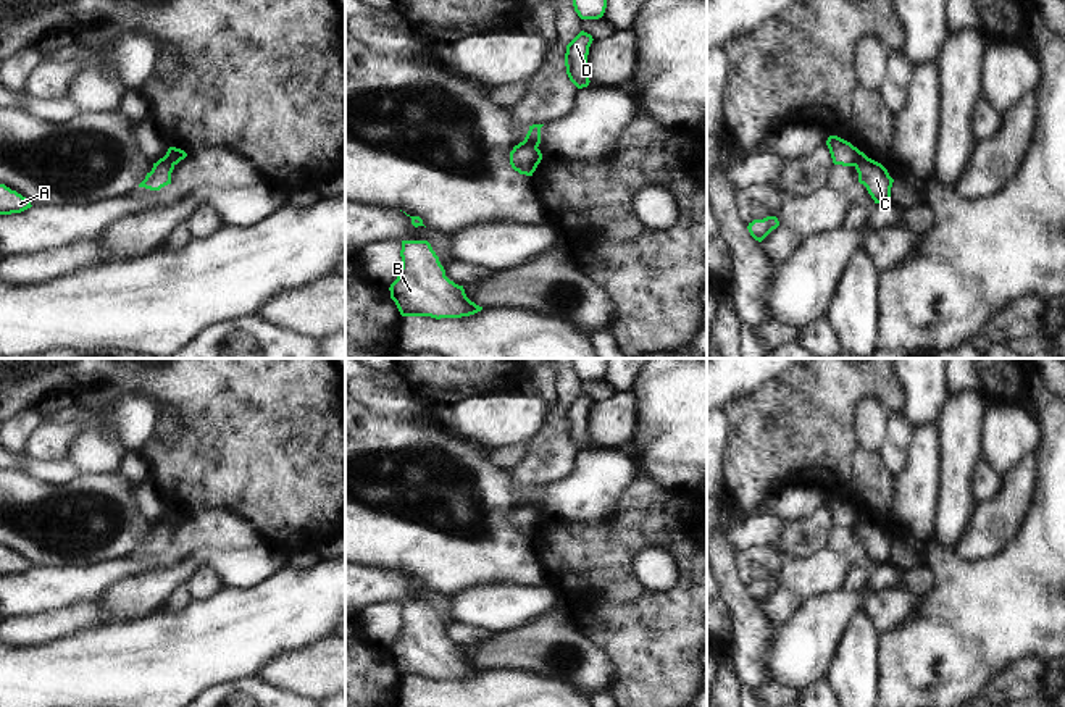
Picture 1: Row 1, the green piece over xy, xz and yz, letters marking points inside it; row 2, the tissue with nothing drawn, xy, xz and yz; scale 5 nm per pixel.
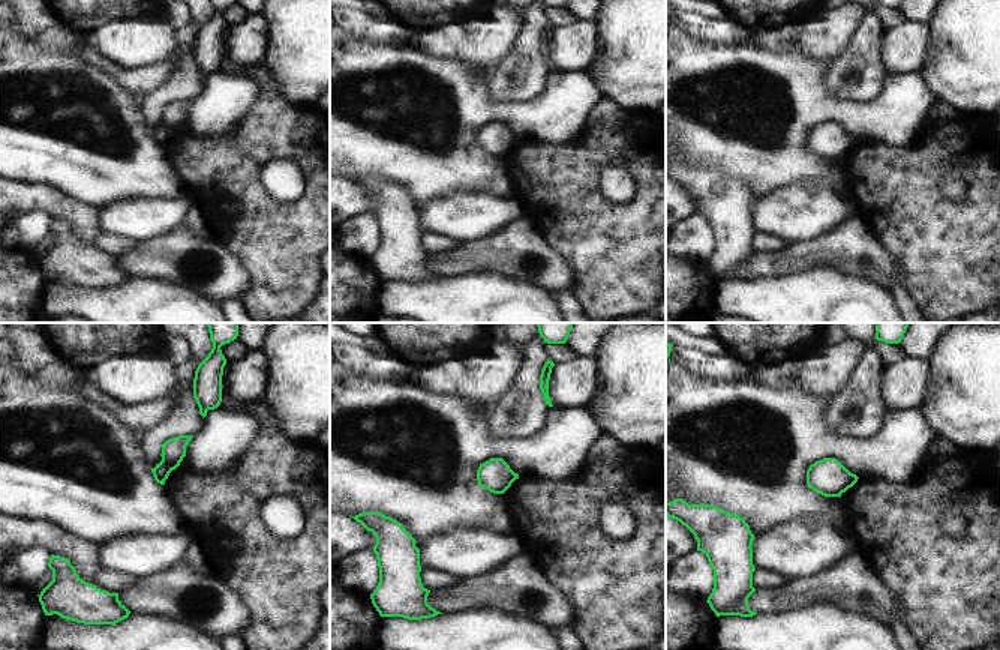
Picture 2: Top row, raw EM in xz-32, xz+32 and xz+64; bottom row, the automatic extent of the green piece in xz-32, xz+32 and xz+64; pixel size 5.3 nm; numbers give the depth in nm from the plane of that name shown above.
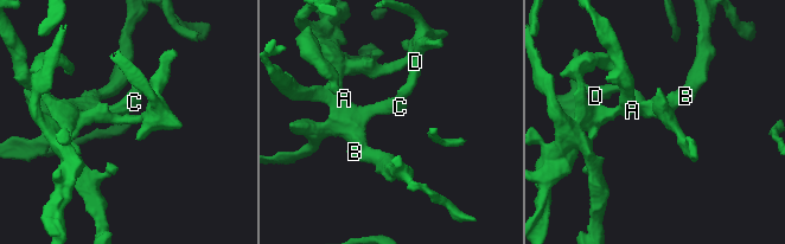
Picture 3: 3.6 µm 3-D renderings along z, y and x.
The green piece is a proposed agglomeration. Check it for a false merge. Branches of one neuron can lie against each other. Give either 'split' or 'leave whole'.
split

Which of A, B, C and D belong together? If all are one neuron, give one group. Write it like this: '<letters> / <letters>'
A B C / D

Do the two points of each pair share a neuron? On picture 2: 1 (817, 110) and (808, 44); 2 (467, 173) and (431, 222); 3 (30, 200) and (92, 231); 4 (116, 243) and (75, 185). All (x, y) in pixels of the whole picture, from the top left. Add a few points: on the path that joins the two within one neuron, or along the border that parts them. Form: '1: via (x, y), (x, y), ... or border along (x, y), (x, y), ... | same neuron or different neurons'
1: border along (775, 50), (798, 50), (828, 65) | different neurons
2: border along (489, 192), (452, 191), (420, 206) | different neurons
3: via (45, 200), (77, 216) | same neuron
4: border along (57, 189), (69, 198), (96, 209) | different neurons

